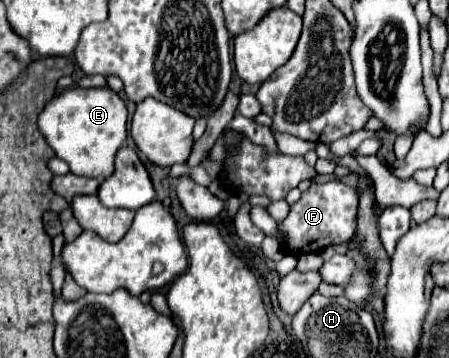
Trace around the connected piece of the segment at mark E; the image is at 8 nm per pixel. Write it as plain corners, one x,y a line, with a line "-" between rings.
74,86
54,96
38,116
38,130
54,154
70,166
72,174
104,180
112,176
114,156
126,142
126,104
110,88

